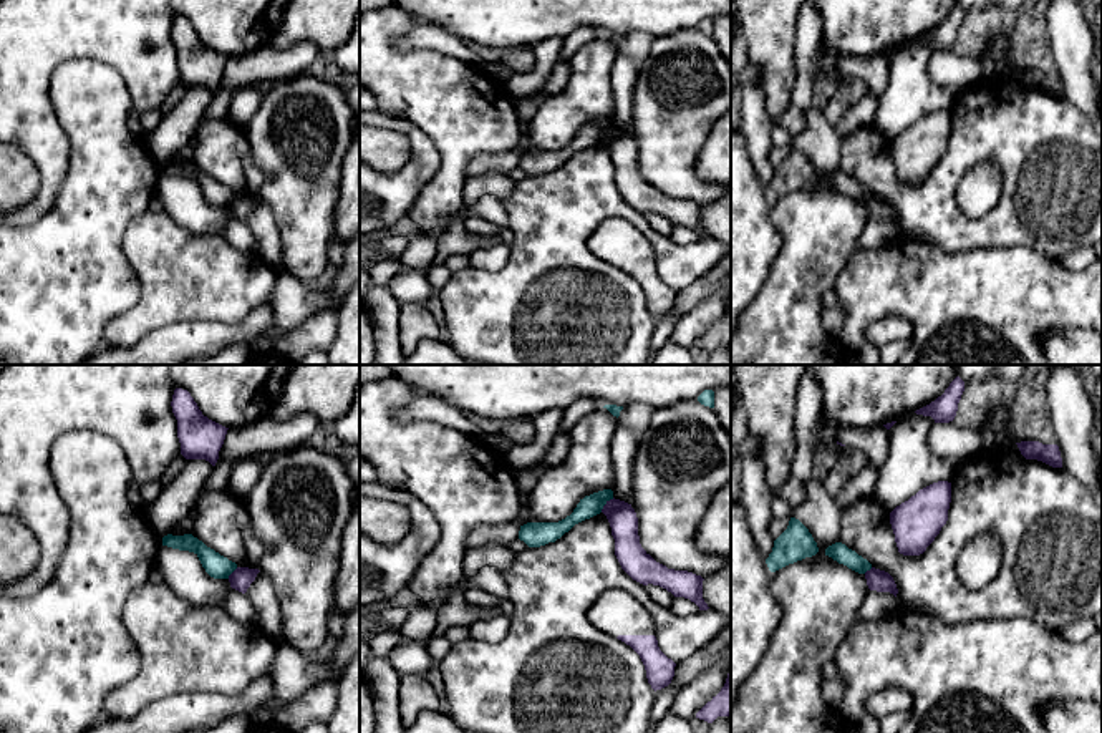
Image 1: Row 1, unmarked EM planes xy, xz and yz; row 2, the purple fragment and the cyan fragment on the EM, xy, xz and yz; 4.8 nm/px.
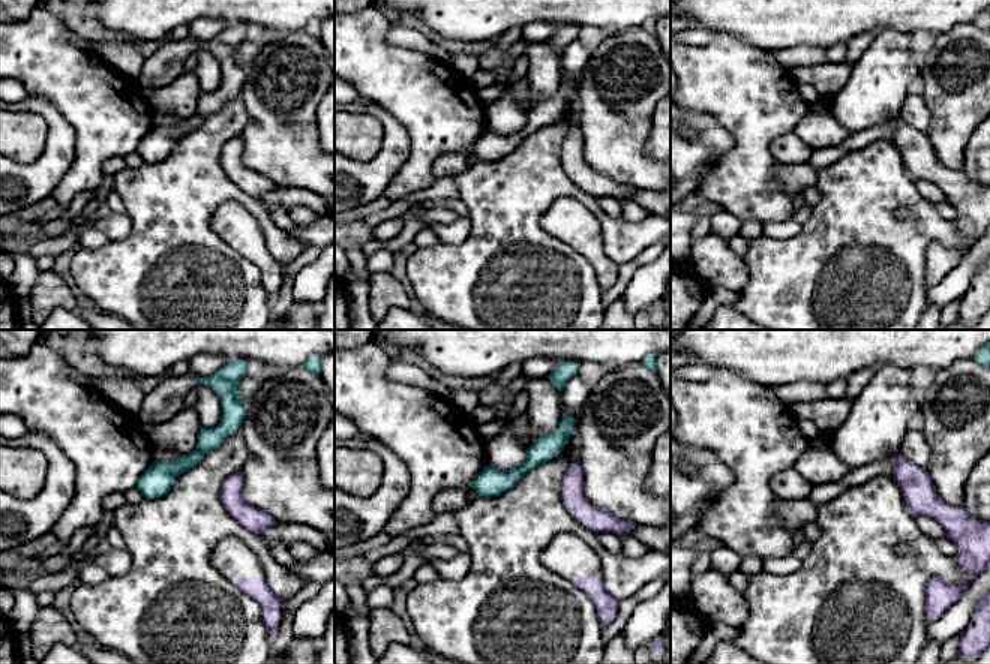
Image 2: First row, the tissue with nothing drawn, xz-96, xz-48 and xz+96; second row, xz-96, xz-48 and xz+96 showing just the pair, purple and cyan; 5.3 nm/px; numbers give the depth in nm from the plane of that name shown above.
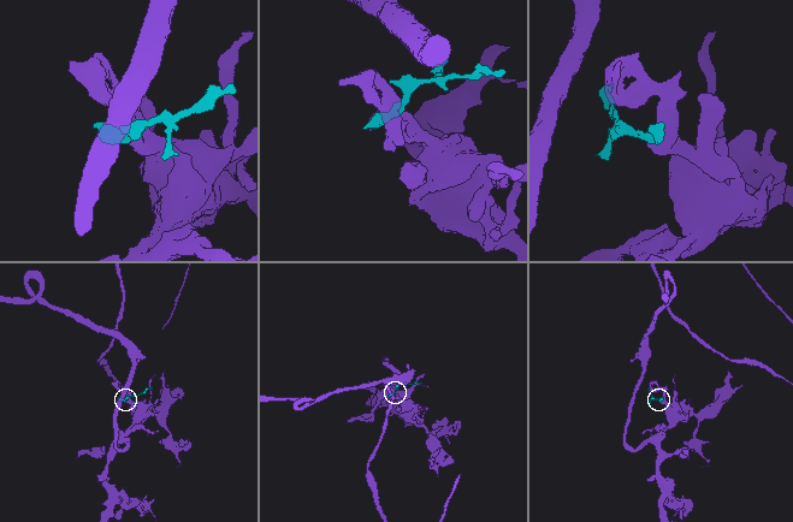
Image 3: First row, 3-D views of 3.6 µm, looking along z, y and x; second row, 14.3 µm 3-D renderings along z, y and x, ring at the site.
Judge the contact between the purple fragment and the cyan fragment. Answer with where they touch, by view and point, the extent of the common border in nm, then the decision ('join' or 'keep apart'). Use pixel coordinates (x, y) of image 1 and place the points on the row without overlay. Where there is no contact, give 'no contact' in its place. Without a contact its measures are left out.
xz (605, 133) | 100 nm | keep apart

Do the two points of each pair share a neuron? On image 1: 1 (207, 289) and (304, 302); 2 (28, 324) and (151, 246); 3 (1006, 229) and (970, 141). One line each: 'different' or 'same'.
1: different
2: different
3: same

